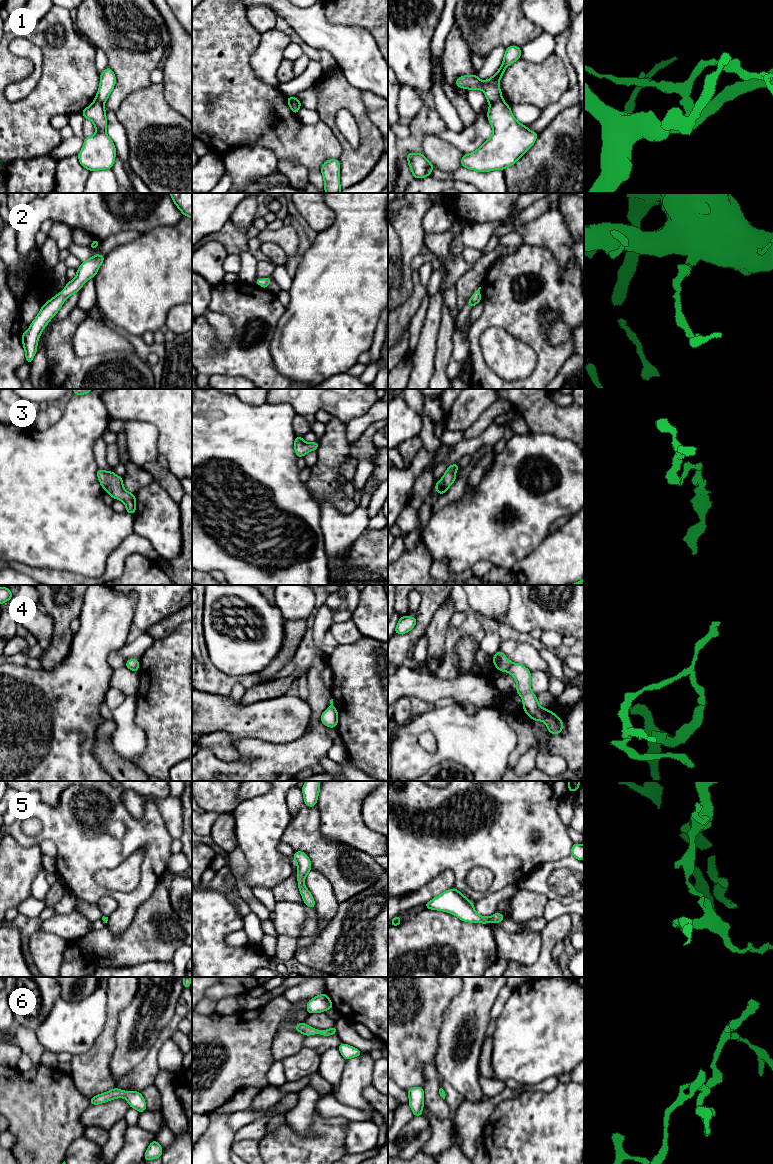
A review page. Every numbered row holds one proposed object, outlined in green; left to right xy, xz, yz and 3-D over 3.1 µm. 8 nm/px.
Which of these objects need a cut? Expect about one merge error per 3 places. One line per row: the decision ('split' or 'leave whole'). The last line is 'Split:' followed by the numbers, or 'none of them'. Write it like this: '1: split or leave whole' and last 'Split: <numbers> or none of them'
1: split
2: leave whole
3: leave whole
4: split
5: leave whole
6: leave whole
Split: 1, 4

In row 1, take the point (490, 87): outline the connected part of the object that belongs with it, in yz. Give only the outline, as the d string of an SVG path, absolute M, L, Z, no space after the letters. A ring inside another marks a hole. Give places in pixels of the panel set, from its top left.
M509 46L505 50L503 62L499 70L488 80L481 81L478 75L464 75L458 77L455 84L459 88L468 90L481 89L487 99L488 103L494 103L502 100L501 89L499 88L499 80L504 75L507 66L511 65L521 57L521 47Z

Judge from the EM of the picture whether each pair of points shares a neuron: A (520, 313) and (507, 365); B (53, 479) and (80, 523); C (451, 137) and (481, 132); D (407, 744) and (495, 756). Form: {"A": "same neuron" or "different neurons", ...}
{"A": "different neurons", "B": "same neuron", "C": "same neuron", "D": "same neuron"}

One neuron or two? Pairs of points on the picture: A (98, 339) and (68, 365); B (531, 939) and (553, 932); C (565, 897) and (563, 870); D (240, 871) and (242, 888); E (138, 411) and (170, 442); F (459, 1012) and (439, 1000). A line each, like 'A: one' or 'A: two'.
A: two
B: two
C: one
D: one
E: one
F: two

